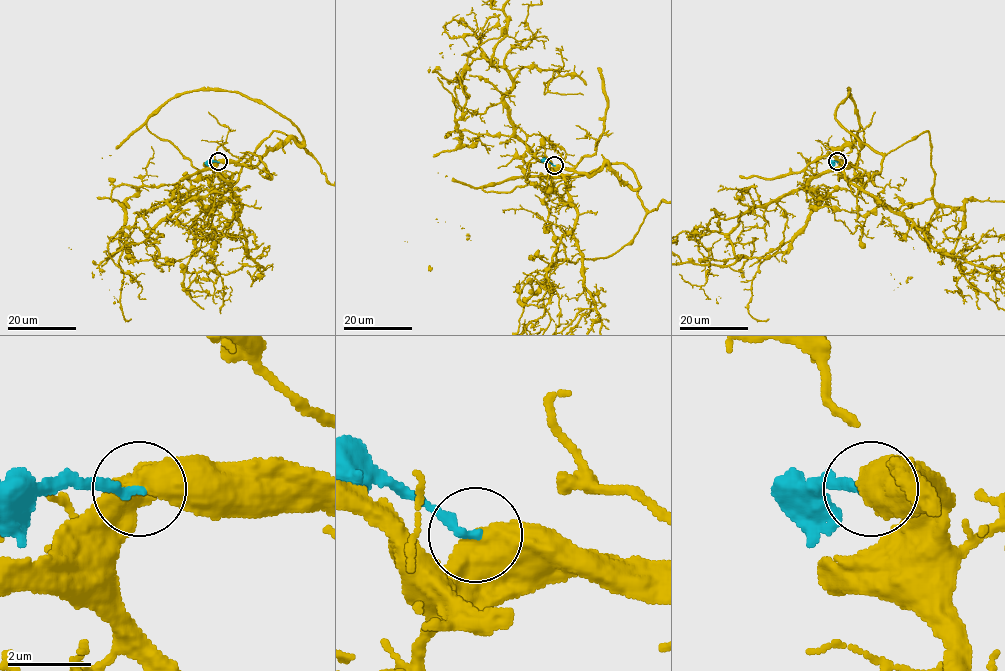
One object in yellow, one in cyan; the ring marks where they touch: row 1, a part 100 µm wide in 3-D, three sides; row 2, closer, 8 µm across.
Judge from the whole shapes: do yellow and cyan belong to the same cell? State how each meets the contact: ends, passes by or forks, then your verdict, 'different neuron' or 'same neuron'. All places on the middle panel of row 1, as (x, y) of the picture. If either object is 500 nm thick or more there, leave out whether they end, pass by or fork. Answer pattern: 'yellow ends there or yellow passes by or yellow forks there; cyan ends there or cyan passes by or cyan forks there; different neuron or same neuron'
different neuron

